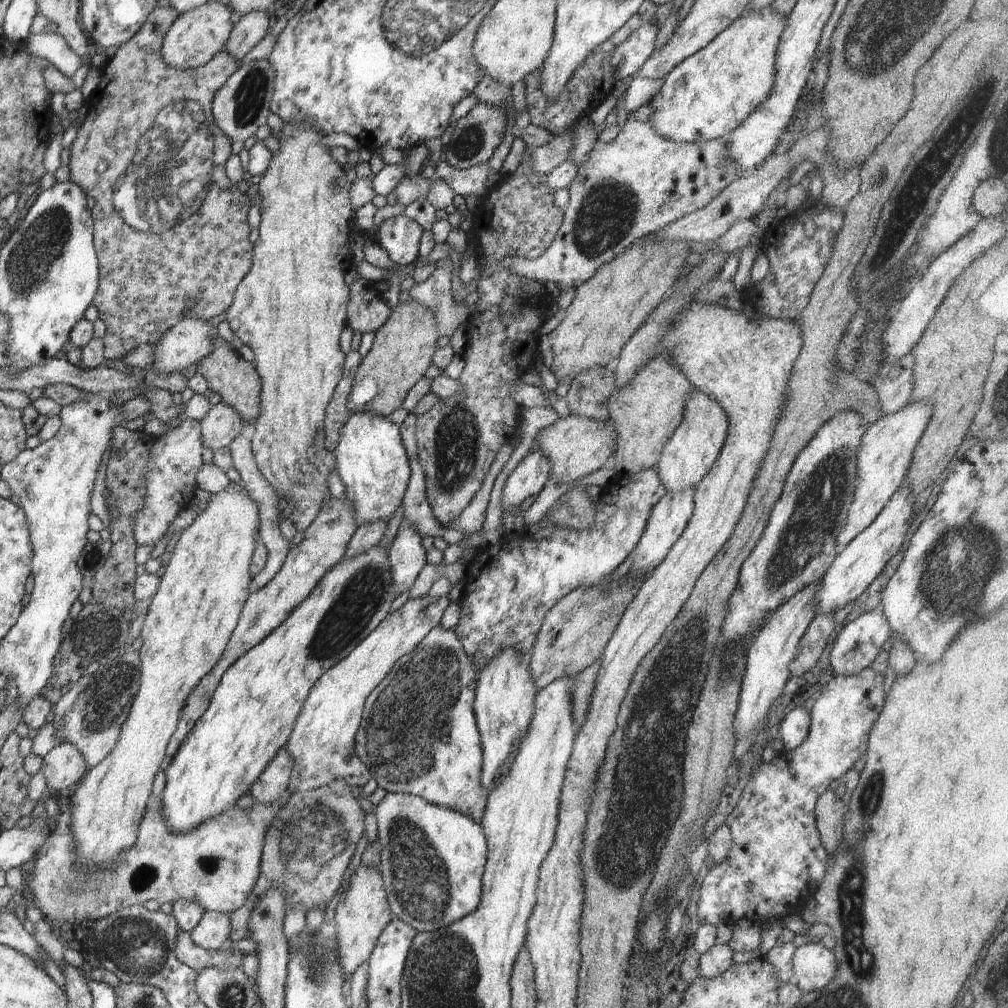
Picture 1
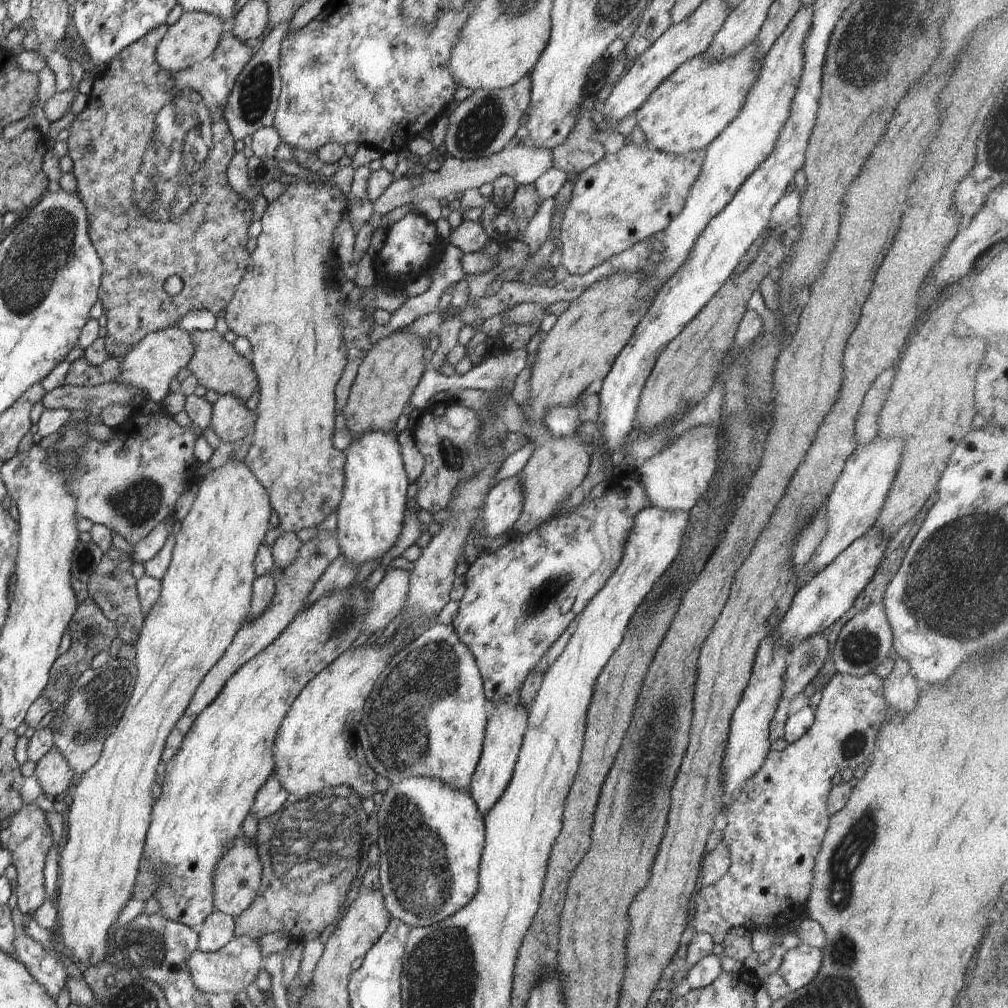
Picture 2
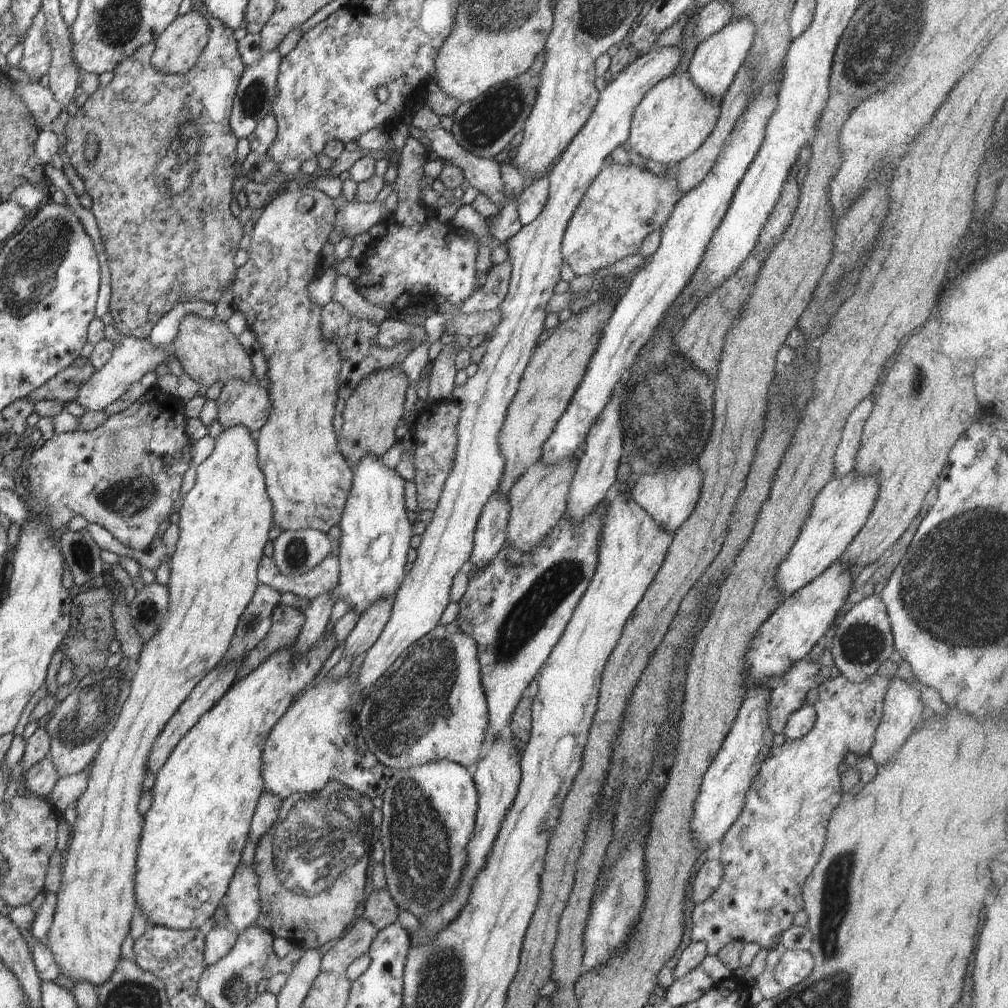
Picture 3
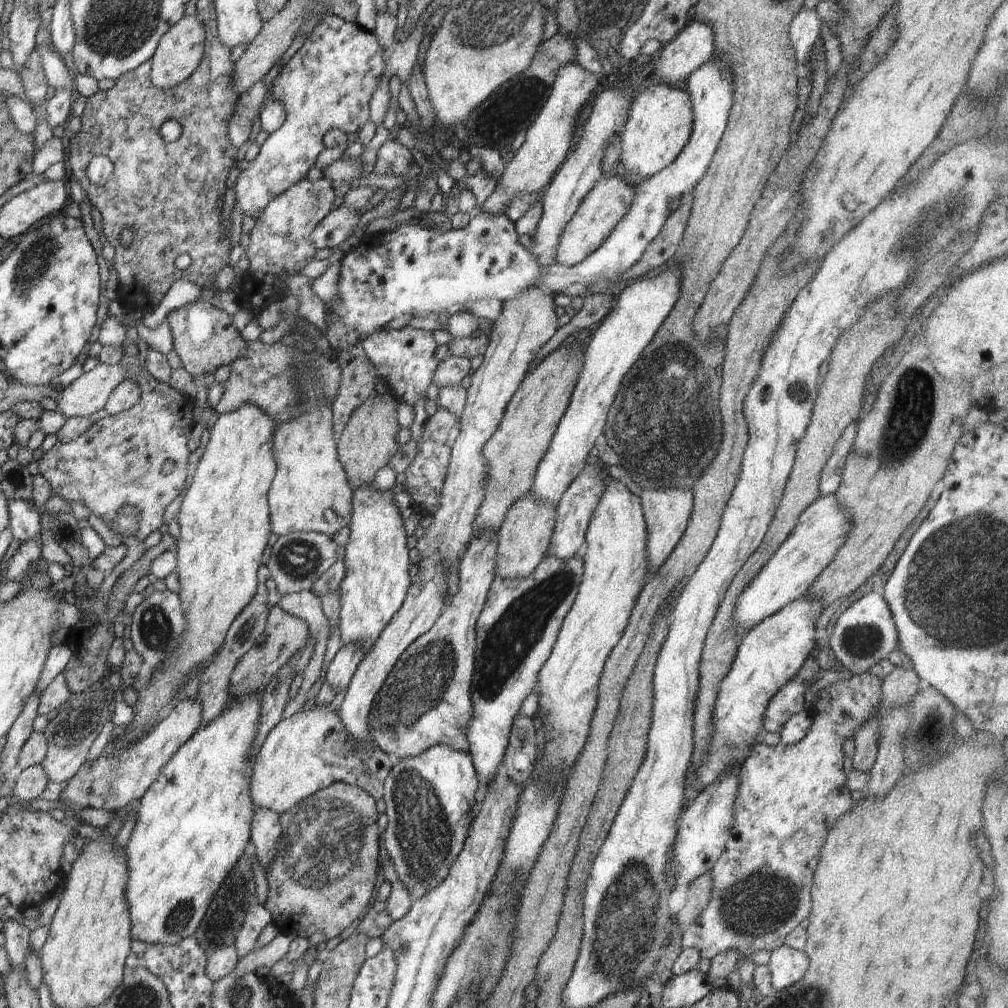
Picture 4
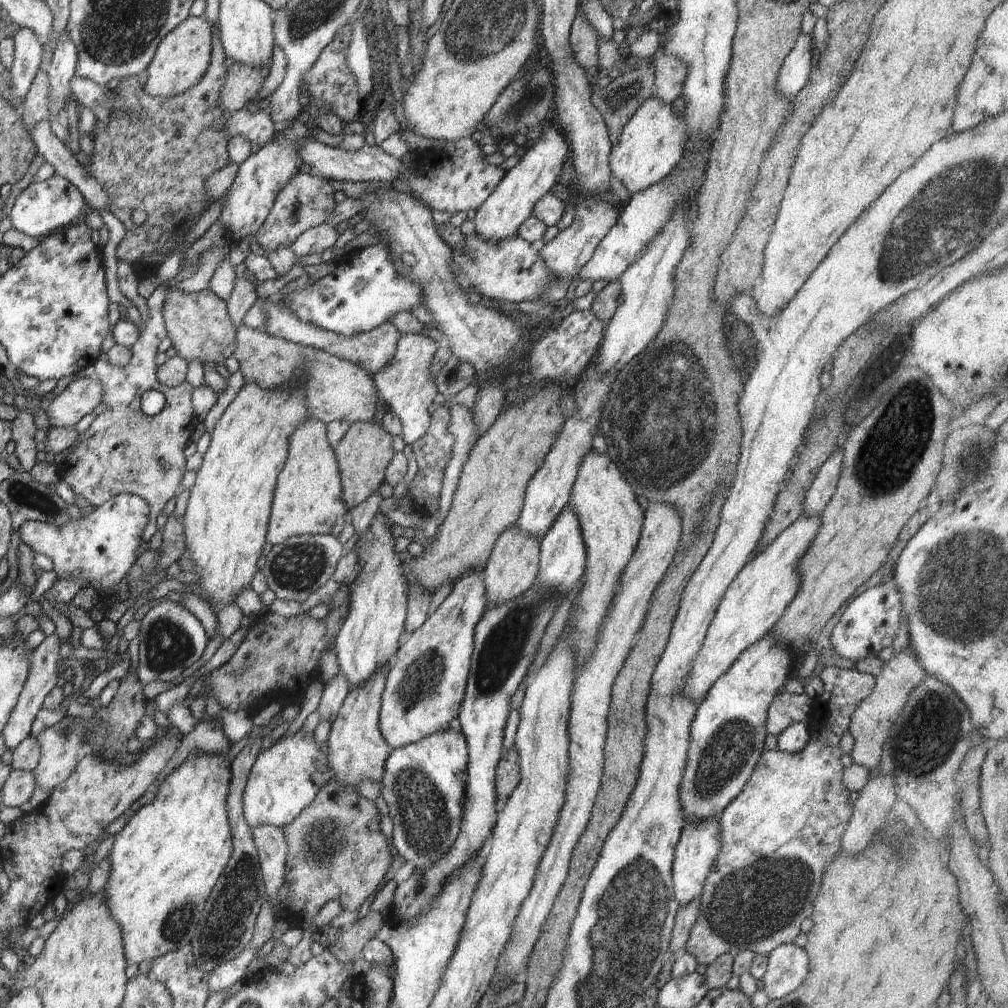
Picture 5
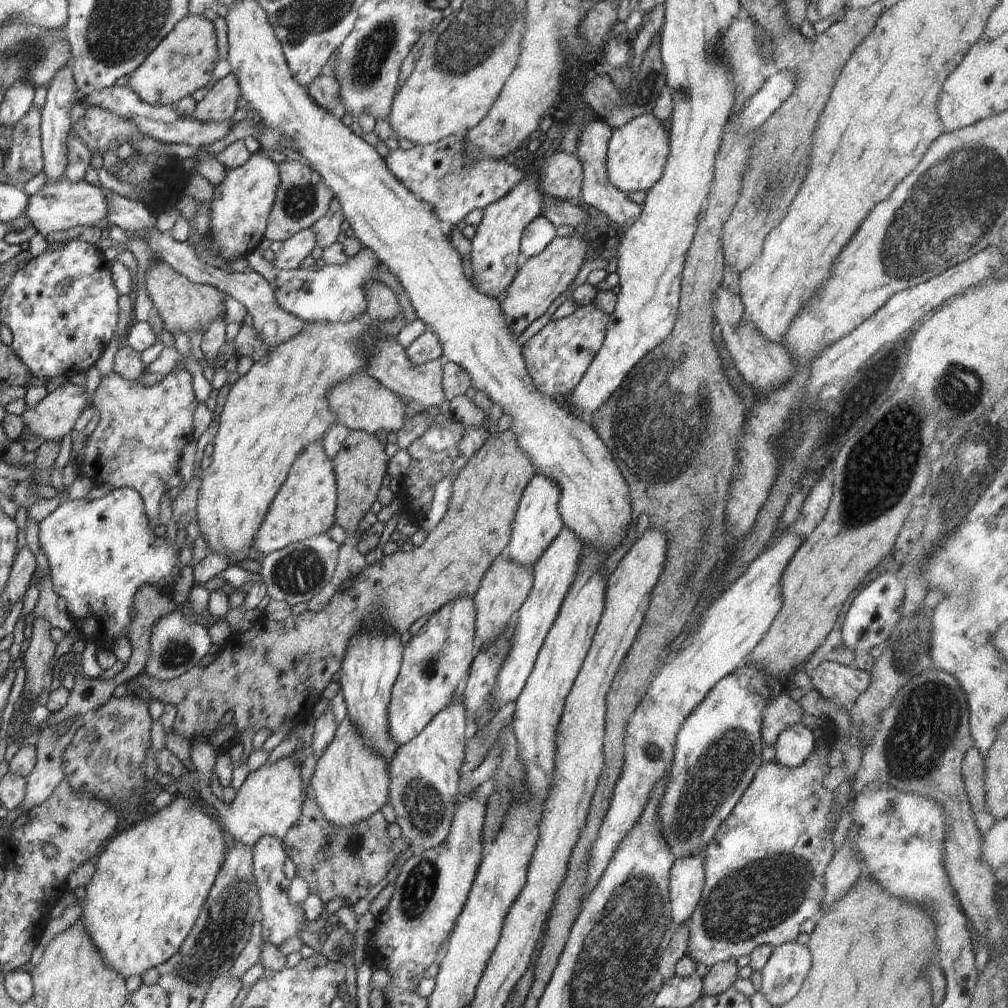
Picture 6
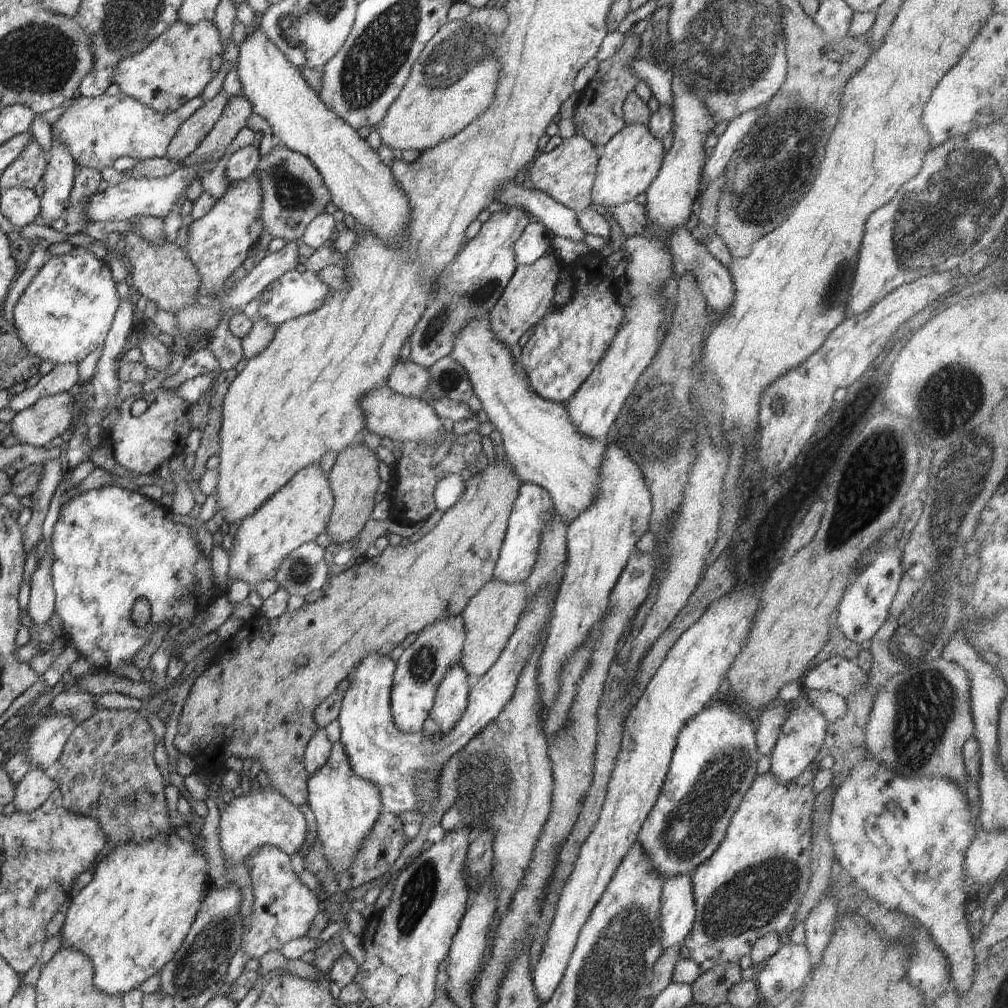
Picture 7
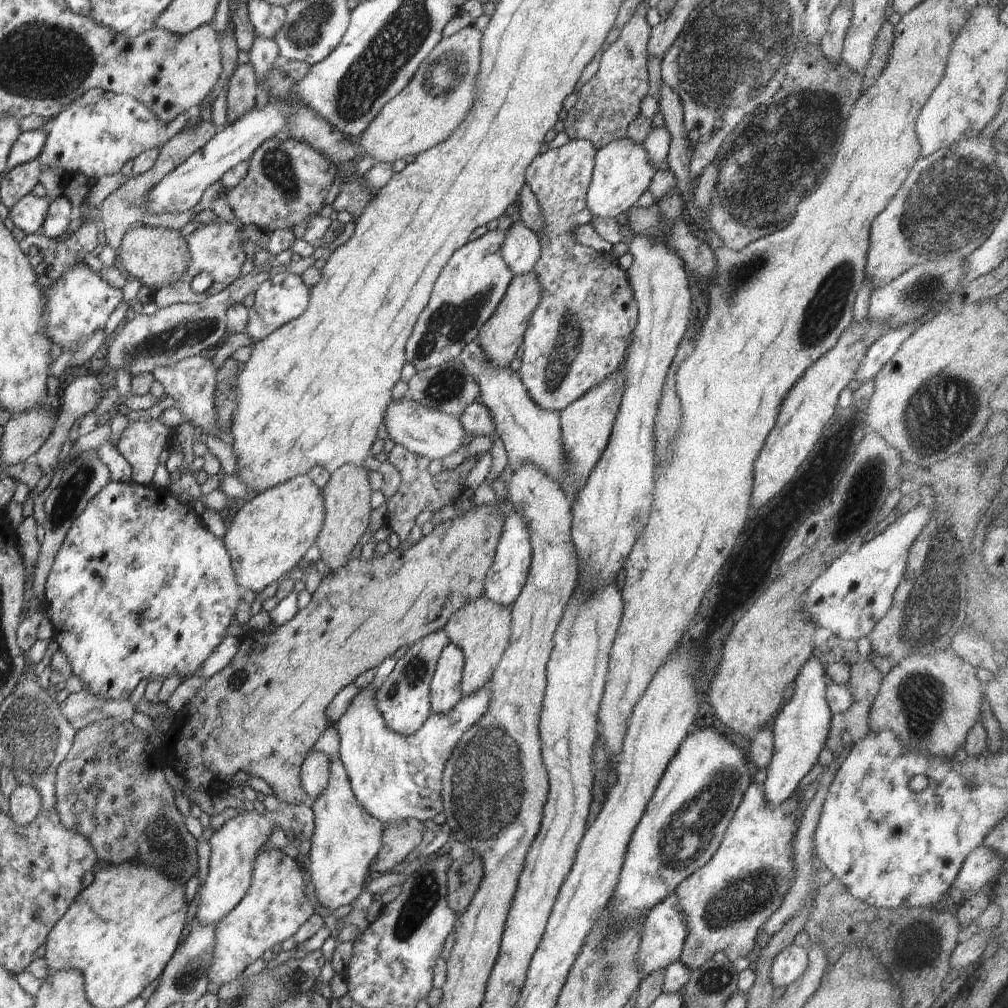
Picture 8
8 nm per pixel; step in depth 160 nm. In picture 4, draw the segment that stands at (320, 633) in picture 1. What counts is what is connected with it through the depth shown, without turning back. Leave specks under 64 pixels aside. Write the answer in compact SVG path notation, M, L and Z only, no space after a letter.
M242 693L229 707L222 711L220 716L211 720L208 724L200 727L170 758L162 772L158 775L156 782L146 791L146 794L140 799L137 812L137 824L131 832L130 840L125 846L125 855L127 856L127 867L129 868L129 879L126 887L126 900L129 906L129 917L131 920L131 934L142 942L166 943L169 945L178 944L183 938L192 937L200 922L206 914L208 905L214 896L214 893L222 886L226 880L226 875L237 865L240 857L251 842L251 822L255 812L253 802L250 796L250 766L252 760L249 760L249 753L257 728L261 721L261 694Z

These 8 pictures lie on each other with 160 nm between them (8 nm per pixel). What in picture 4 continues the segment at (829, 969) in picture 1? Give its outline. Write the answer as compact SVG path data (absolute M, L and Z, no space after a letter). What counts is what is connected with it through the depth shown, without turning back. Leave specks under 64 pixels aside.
M784 944L771 952L769 963L771 985L779 991L796 984L808 970L808 957L804 951Z

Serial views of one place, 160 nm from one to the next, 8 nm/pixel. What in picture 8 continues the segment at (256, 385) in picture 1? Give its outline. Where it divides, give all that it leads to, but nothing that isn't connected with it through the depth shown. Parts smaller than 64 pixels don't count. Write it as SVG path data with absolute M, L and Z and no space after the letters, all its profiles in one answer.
M136 225L124 234L118 251L122 269L128 271L131 278L136 278L141 285L151 290L158 290L162 286L172 286L178 282L190 264L189 247L180 230L168 228L150 228L150 226Z

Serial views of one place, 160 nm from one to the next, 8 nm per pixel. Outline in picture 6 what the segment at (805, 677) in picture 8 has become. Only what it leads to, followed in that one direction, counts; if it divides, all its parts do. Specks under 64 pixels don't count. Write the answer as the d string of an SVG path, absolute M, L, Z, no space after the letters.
M802 723L795 724L778 735L774 748L776 749L774 760L782 766L800 766L816 748L814 734Z

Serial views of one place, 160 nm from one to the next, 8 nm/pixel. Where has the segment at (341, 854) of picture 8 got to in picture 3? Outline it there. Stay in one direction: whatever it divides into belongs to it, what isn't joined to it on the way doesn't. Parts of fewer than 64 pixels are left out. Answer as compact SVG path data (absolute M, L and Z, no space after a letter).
M655 44L648 52L636 55L631 63L616 78L613 78L602 92L599 92L598 102L586 124L578 131L578 134L574 135L566 150L552 164L550 172L548 172L549 195L544 210L536 220L524 225L512 238L505 241L512 271L508 293L499 306L501 321L493 332L494 336L485 343L486 354L481 362L477 364L476 374L468 378L465 384L456 387L452 391L452 400L461 408L461 417L457 424L457 451L454 466L446 479L433 518L427 523L427 527L421 535L421 543L417 548L417 558L412 563L412 569L405 574L396 591L391 617L381 630L378 640L367 650L366 658L361 664L357 684L361 686L364 698L368 696L373 684L411 644L414 644L419 638L438 626L442 612L446 610L446 606L450 603L450 588L452 588L454 576L464 566L464 562L468 562L468 559L471 558L478 519L490 495L498 492L504 474L505 458L501 451L499 436L506 420L508 407L514 396L516 396L520 379L530 360L530 355L536 348L536 340L544 331L546 305L549 298L554 294L556 284L561 280L560 266L562 266L564 259L561 244L566 227L574 211L578 208L586 189L604 168L612 150L618 148L618 146L623 146L624 142L629 139L632 117L636 106L639 105L639 102L645 97L650 88L658 84L663 78L676 72L676 68L680 66L680 60L684 56L683 52L682 45L679 47L676 45L661 47Z

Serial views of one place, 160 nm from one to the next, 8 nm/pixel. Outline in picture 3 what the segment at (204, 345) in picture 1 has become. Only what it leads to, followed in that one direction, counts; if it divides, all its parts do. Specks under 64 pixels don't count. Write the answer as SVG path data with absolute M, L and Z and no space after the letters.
M112 325L104 327L104 336L114 343L111 359L81 386L77 396L77 401L82 406L86 406L89 411L104 411L106 406L110 406L112 402L120 399L133 384L139 383L145 374L154 373L156 366L160 366L162 363L166 364L169 359L176 358L173 344L157 347L148 339L123 337Z

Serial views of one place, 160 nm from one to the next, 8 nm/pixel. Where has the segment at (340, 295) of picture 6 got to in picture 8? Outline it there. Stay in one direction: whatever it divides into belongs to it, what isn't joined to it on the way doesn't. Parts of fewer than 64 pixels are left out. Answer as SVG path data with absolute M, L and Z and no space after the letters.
M284 272L272 274L270 278L266 278L266 280L258 286L258 290L254 292L254 296L254 305L250 308L250 311L248 311L246 336L252 338L255 345L306 311L310 301L310 287L306 286L306 284L300 280L300 275L296 276L290 272Z

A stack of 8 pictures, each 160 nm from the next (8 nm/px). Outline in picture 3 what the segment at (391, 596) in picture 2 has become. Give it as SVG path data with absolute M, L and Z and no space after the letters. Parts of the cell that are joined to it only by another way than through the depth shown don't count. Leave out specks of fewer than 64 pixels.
M384 597L373 602L359 617L354 628L346 637L342 657L356 658L364 654L378 640L381 630L391 617L395 597Z

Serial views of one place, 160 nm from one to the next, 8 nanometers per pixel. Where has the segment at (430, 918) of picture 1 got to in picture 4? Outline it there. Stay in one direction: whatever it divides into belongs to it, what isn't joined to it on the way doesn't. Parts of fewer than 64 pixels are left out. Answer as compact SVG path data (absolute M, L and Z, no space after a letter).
M446 745L426 749L417 757L398 759L383 784L388 826L384 844L392 858L401 885L409 892L412 901L432 892L448 876L450 867L460 854L479 806L481 784L469 753L454 750Z

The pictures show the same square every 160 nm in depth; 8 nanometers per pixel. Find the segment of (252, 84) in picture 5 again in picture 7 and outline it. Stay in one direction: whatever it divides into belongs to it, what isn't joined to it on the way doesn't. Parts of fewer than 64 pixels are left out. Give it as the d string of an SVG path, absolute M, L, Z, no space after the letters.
M224 91L206 101L190 118L187 118L176 131L167 148L170 160L181 161L190 156L203 138L214 128L222 116L228 102Z

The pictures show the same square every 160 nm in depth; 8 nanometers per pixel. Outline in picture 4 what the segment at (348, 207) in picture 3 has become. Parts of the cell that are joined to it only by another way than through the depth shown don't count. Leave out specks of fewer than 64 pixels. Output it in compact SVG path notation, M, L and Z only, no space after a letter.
M341 205L337 210L332 210L310 232L310 240L314 248L324 249L340 247L350 237L359 221L359 214L348 210L348 206Z

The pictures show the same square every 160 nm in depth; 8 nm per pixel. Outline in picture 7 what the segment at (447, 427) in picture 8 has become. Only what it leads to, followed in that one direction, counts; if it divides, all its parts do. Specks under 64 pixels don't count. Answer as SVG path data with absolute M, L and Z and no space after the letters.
M388 385L369 390L360 400L358 406L363 412L366 430L374 432L384 438L388 436L395 444L404 441L418 441L435 443L439 438L441 430L444 429L440 417L431 409L430 405L421 400L402 396L394 392Z

